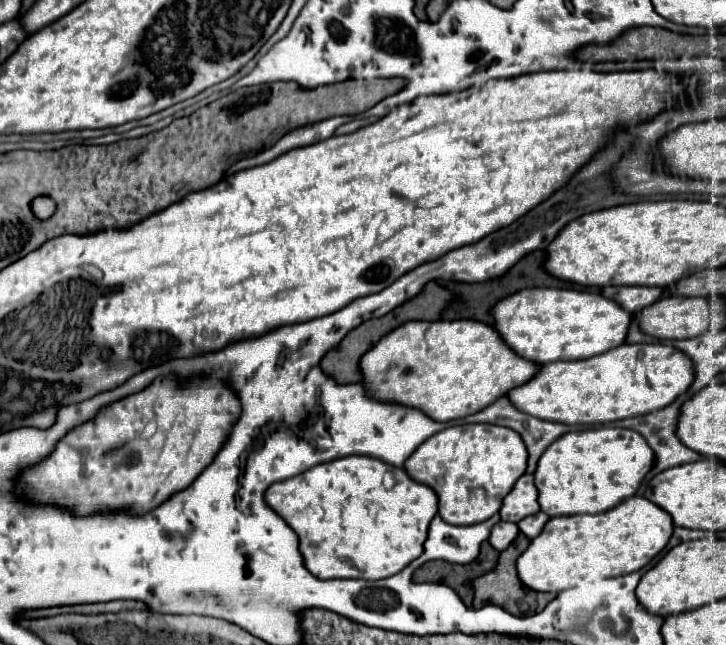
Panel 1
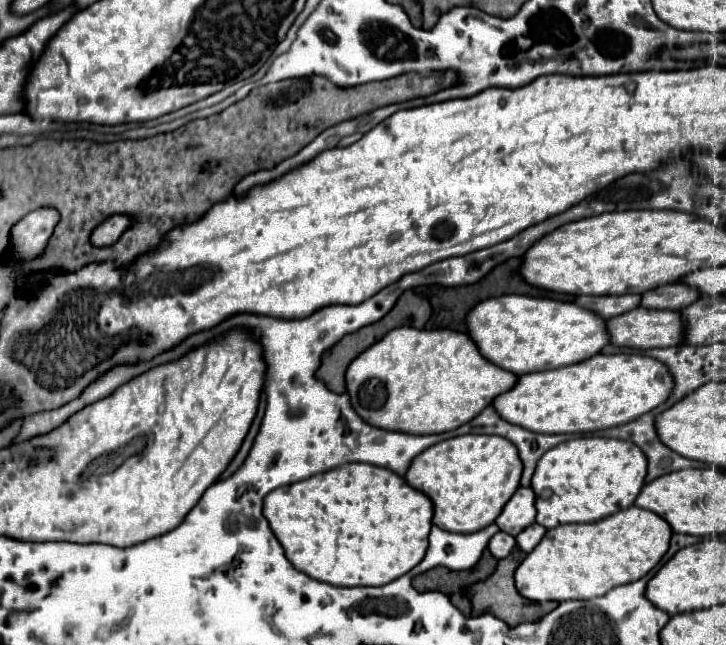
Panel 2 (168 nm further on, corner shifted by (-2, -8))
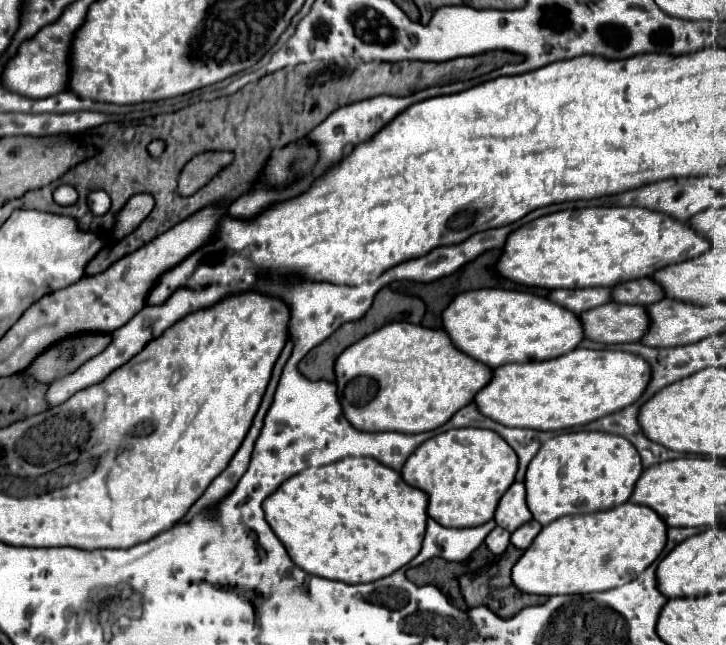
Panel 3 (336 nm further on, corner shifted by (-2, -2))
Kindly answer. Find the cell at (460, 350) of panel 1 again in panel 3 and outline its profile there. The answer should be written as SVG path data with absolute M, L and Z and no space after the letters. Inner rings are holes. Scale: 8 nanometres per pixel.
M391 322L363 340L349 346L335 362L337 374L337 390L339 402L347 420L367 432L381 430L399 430L393 426L401 426L401 432L417 434L443 426L455 412L473 402L473 396L489 384L493 378L493 370L483 362L463 354L447 336L447 332L435 328L423 328L409 322Z

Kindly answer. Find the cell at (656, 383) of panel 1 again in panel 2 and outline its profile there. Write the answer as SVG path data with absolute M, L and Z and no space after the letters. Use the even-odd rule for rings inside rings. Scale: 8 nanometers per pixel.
M595 354L583 362L519 376L517 384L493 400L495 412L539 434L583 434L619 426L663 404L673 388L661 362L639 354Z

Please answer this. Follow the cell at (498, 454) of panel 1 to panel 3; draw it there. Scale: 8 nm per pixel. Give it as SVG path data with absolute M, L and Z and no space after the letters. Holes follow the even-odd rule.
M455 428L425 440L405 462L403 480L429 496L429 516L441 526L467 528L489 522L517 472L517 454L497 432Z

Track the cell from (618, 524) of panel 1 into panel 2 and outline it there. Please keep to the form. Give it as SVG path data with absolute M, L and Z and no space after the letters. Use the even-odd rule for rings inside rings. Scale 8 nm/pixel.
M631 506L593 524L561 524L547 530L535 550L519 564L515 586L523 598L545 600L591 600L611 588L643 578L669 548L671 526L649 510Z

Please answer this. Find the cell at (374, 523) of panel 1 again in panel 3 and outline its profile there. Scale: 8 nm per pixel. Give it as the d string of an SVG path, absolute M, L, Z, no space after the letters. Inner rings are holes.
M367 456L343 458L339 462L321 468L307 468L291 476L271 496L265 498L263 510L267 524L283 542L291 560L299 568L309 574L341 580L347 584L375 582L409 564L421 550L427 524L425 492L407 486L399 472Z

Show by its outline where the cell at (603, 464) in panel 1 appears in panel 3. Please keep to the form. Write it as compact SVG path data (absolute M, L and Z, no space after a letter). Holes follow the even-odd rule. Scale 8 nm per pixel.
M565 432L547 440L525 474L527 506L539 524L565 514L589 514L615 508L629 500L643 472L641 456L629 440L607 432Z

